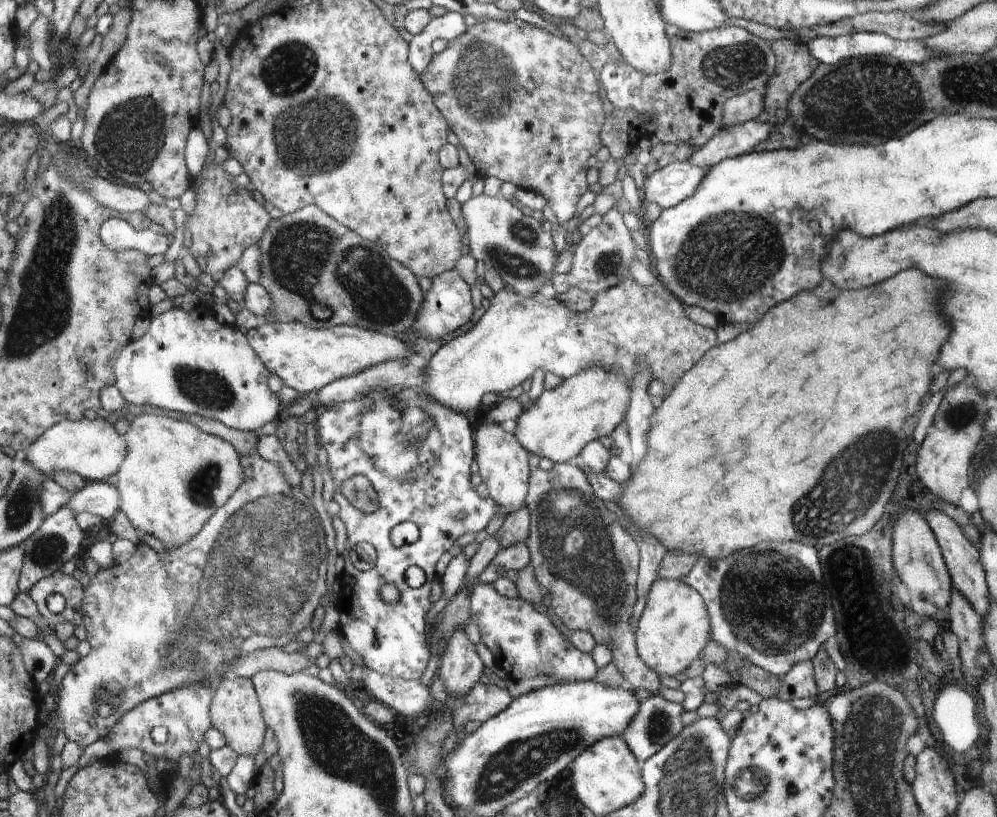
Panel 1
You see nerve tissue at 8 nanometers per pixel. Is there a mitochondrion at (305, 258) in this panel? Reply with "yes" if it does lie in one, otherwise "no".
yes

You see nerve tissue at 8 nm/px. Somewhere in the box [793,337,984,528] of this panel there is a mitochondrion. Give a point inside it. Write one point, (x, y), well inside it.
(958, 416)

